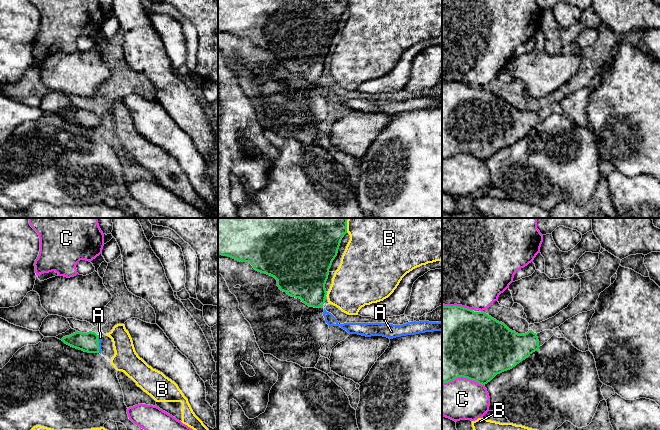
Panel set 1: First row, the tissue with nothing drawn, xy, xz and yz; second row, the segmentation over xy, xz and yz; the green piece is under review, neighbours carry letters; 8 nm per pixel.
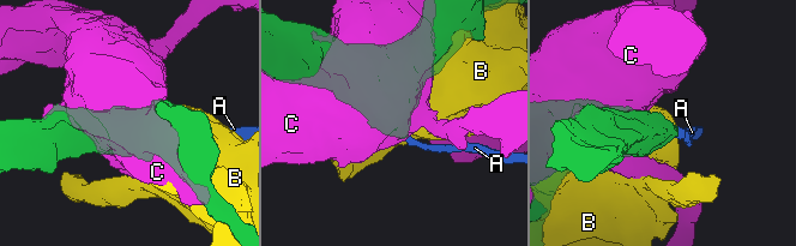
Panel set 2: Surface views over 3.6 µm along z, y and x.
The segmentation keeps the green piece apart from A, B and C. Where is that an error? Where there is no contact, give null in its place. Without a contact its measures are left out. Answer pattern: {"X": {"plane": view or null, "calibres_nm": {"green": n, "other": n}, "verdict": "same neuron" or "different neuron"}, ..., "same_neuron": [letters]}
{"A": {"plane": "xy", "calibres_nm": {"green": 160, "other": 30}, "verdict": "same neuron"}, "B": {"plane": "xz", "calibres_nm": {"green": 500, "other": 480}, "verdict": "different neuron"}, "C": {"plane": "yz", "calibres_nm": {"green": 500, "other": 340}, "verdict": "different neuron"}, "same_neuron": ["A"]}

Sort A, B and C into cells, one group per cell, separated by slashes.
A / B / C

